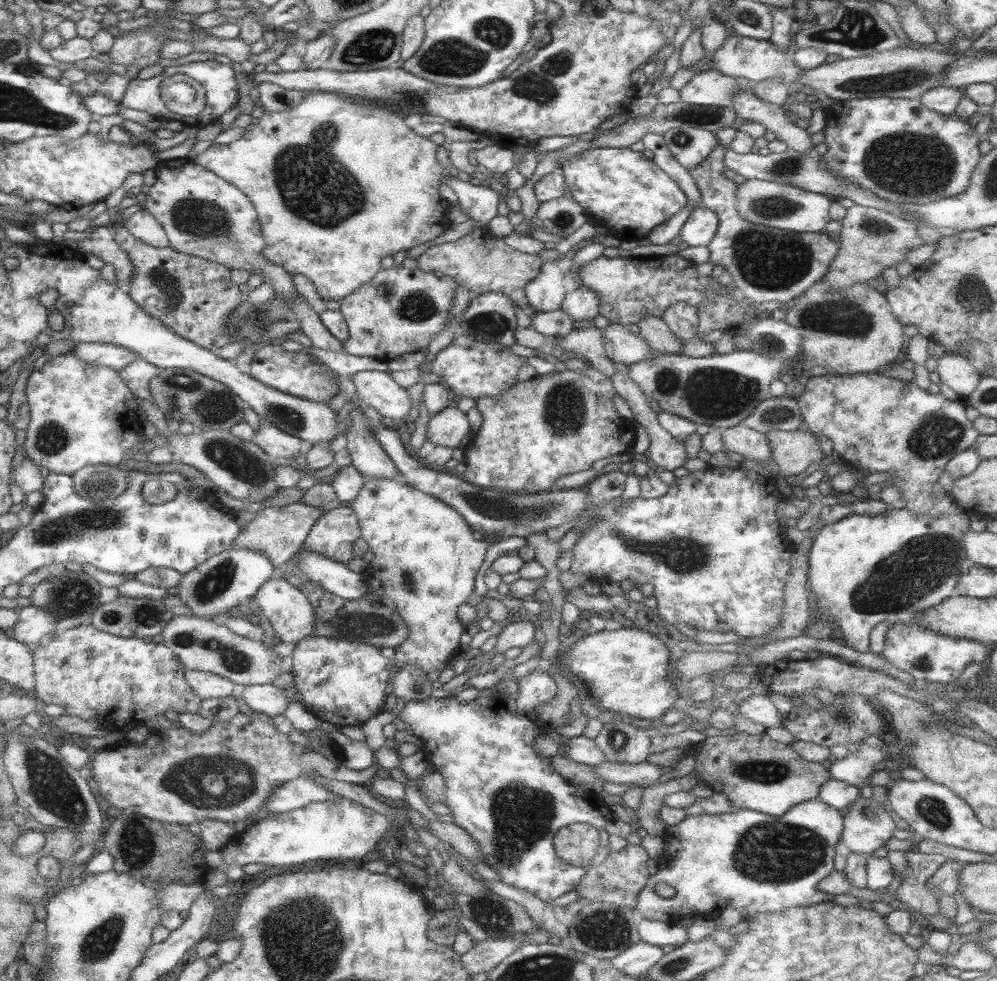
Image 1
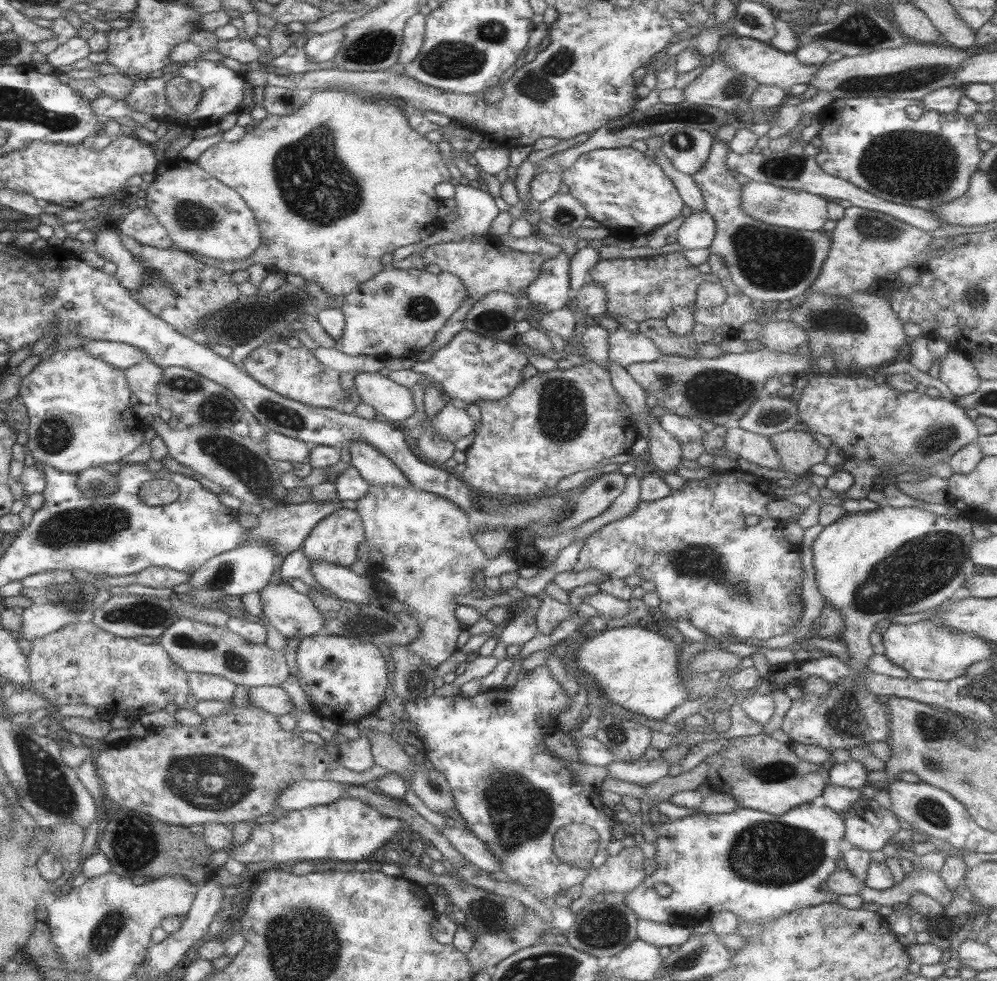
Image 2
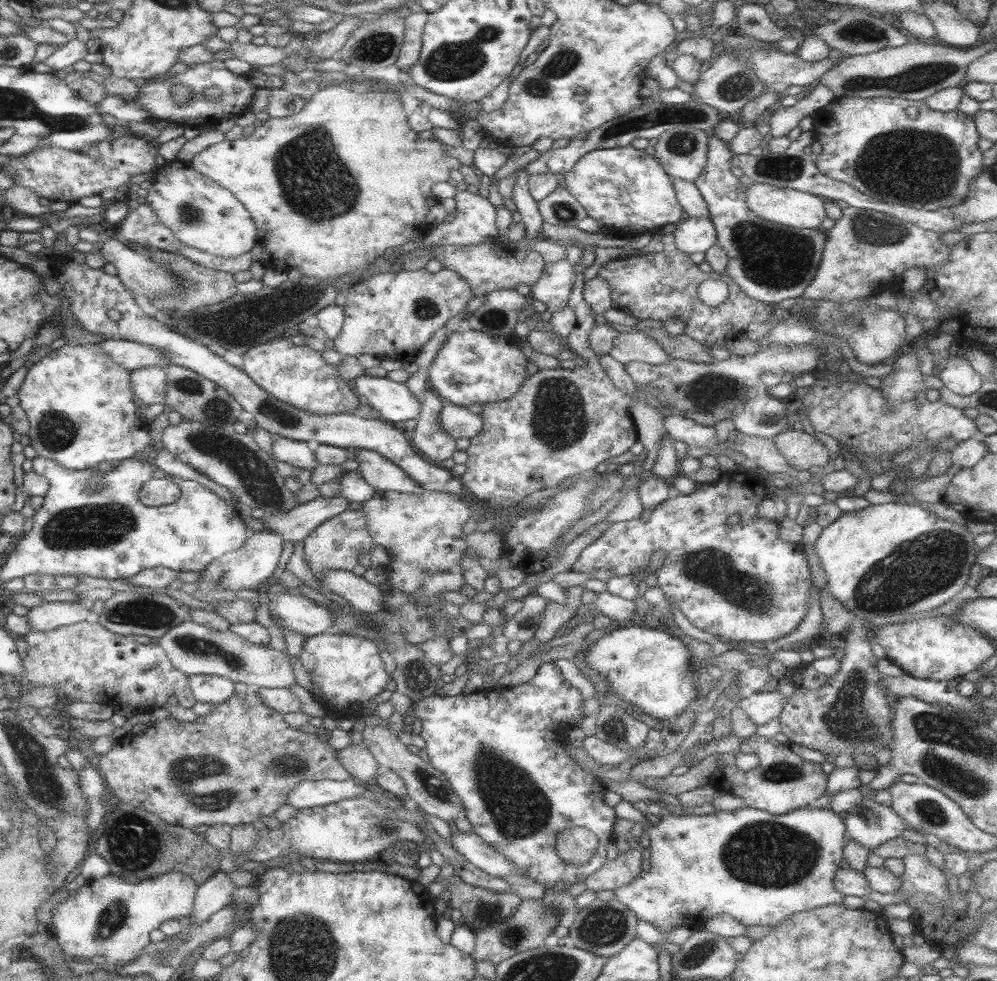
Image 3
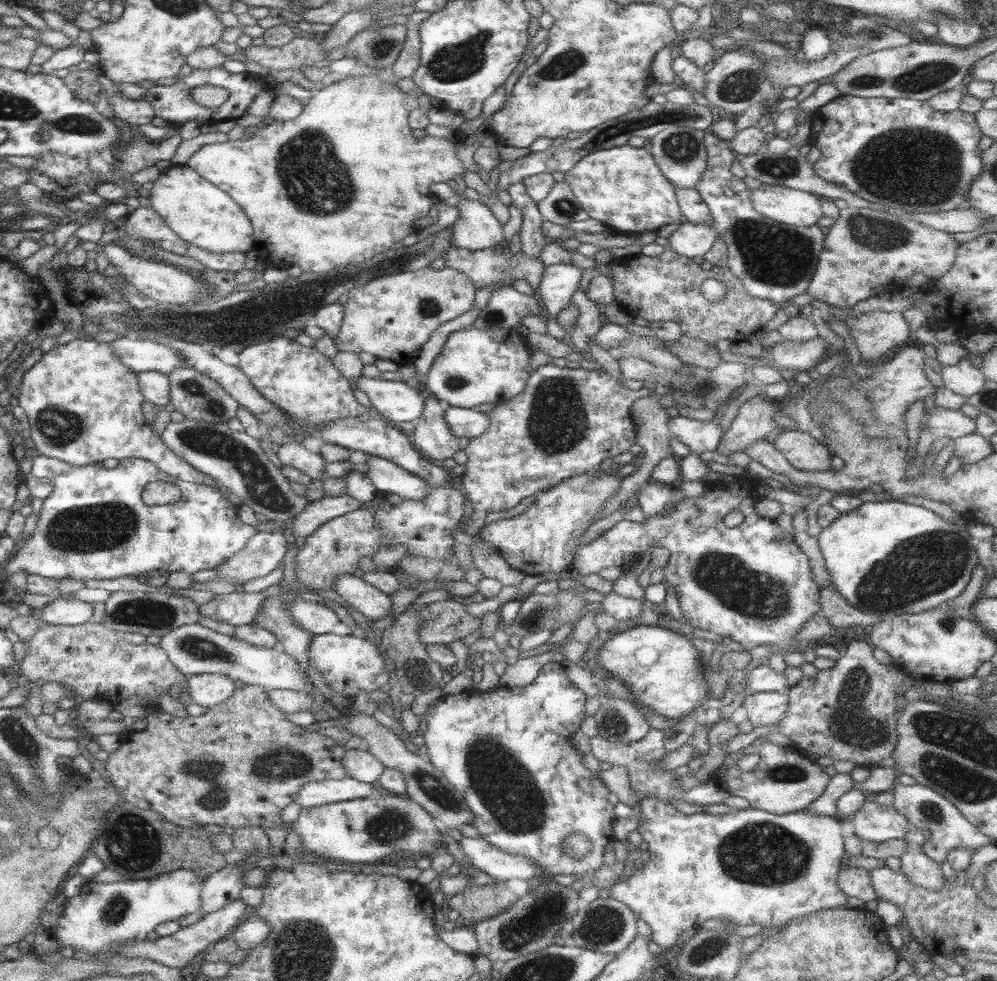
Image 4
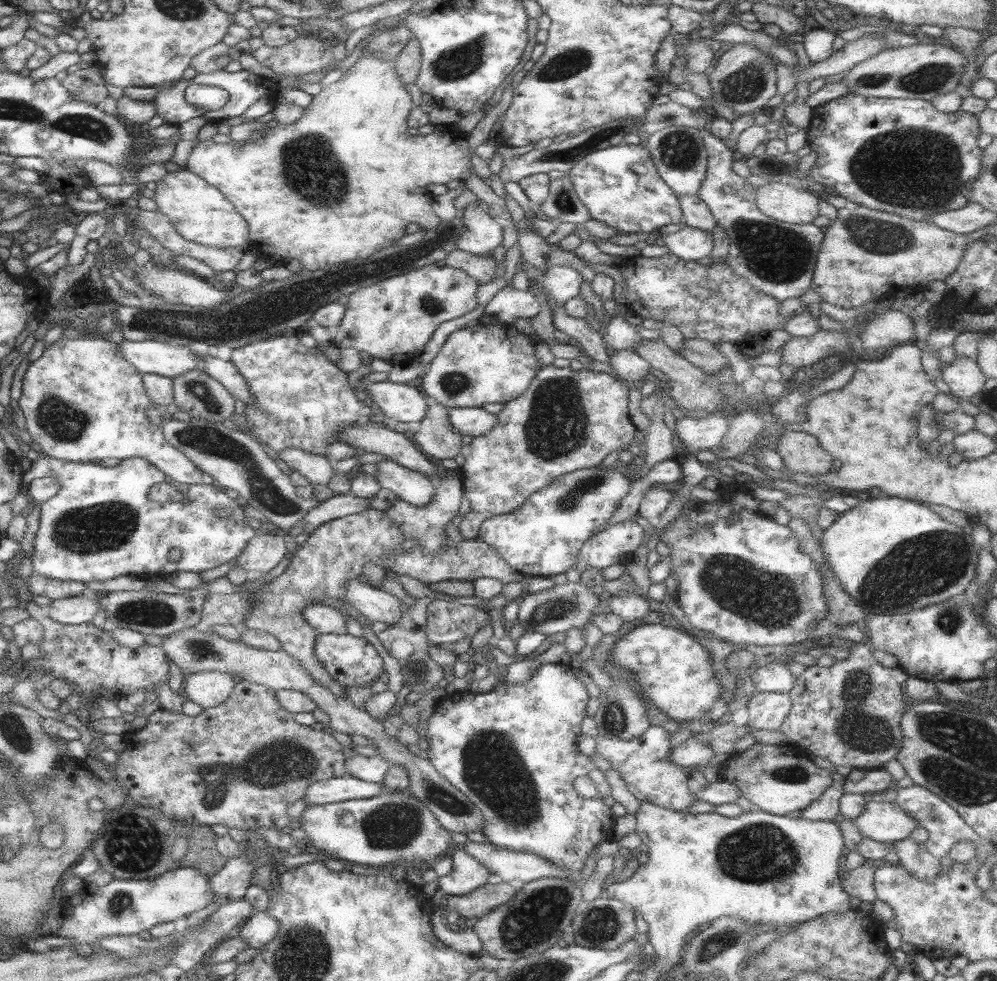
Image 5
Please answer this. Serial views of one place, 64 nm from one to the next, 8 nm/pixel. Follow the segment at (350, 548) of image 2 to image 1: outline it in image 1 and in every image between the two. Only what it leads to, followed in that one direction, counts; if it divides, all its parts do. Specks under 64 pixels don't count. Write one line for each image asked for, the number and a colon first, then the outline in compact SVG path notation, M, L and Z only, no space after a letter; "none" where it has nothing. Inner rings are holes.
1: M349 506L323 512L311 526L301 550L317 552L325 558L347 564L353 542L359 538L359 524Z

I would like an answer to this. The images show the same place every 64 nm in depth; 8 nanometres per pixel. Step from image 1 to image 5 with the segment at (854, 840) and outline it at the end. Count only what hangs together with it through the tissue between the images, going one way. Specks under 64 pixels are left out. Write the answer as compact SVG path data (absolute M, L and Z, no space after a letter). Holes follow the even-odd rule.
M867 798L867 804L853 822L863 838L881 844L905 840L917 828L915 820L907 812L903 812L895 802L887 804L879 798Z

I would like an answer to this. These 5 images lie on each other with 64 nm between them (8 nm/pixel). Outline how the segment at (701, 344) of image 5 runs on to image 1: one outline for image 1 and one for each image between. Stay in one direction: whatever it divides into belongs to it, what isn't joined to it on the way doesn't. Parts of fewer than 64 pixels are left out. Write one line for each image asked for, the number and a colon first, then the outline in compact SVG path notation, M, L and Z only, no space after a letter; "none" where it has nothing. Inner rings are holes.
1: M643 316L637 320L639 336L649 344L655 354L679 354L683 340L677 338L659 316Z
2: M645 320L639 324L639 334L653 340L661 356L683 356L683 358L699 358L695 354L695 342L691 336L679 338L671 334L663 320Z
3: M637 320L635 328L643 334L651 336L663 348L663 352L669 358L689 360L689 362L703 362L703 364L709 364L717 358L717 356L709 356L707 354L709 350L703 344L699 344L697 340L689 338L689 336L677 336L677 338L669 336L663 330L663 324L657 322L657 320Z
4: M681 334L675 342L665 344L665 346L671 354L675 354L675 358L679 358L683 364L689 364L689 366L699 366L699 368L711 370L721 362L715 346L709 346L701 340L689 338L685 334Z

